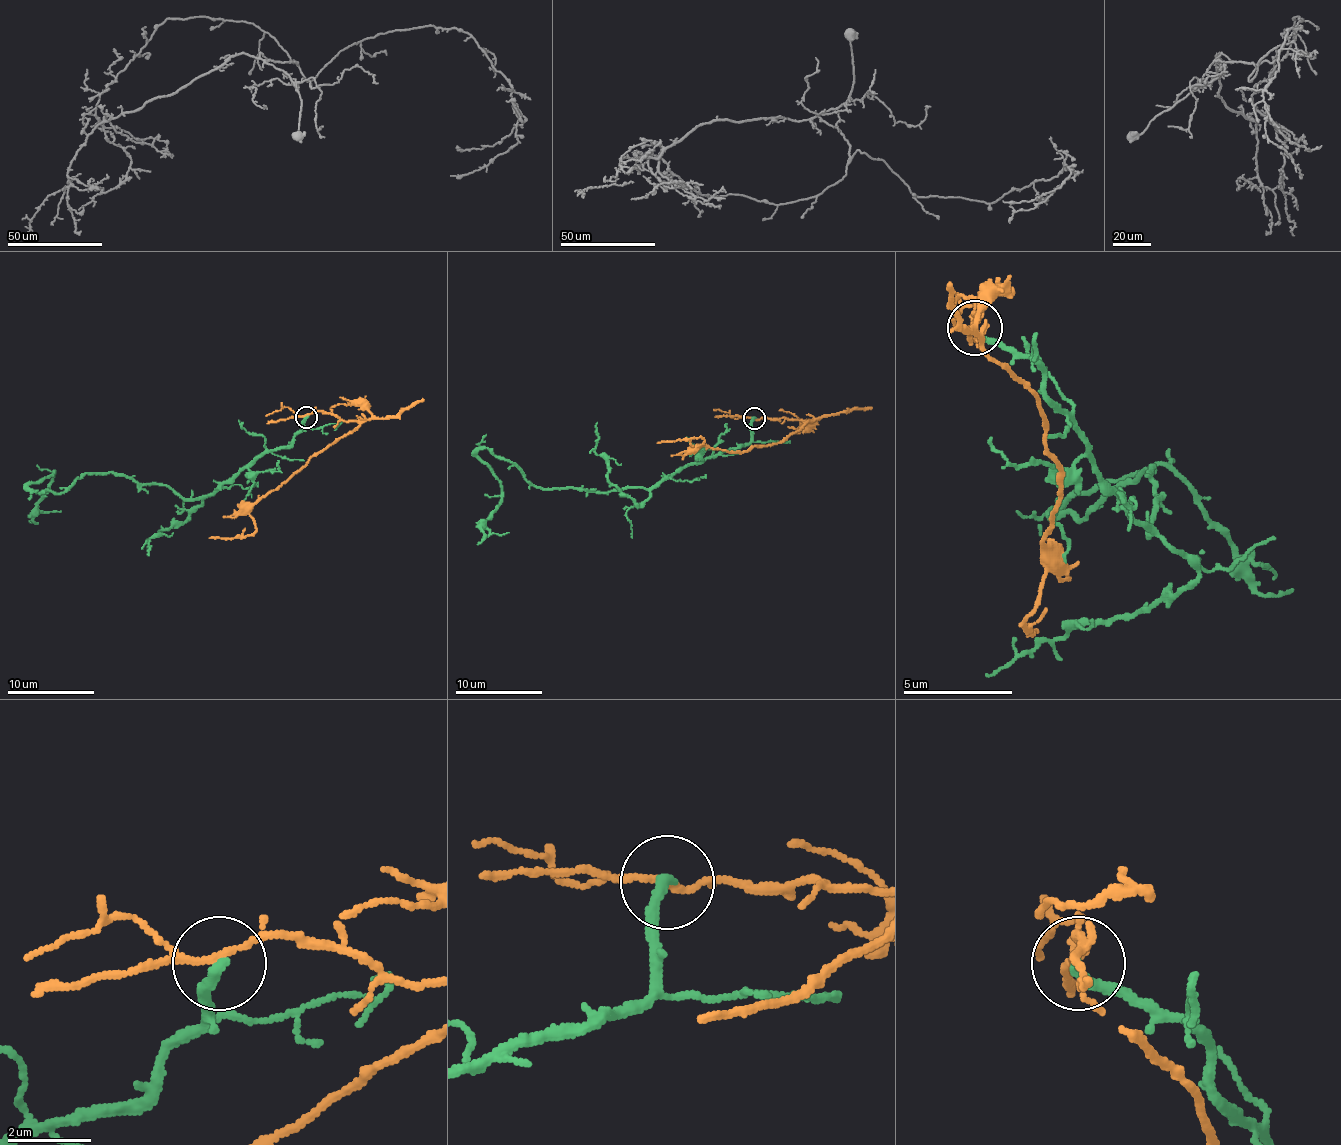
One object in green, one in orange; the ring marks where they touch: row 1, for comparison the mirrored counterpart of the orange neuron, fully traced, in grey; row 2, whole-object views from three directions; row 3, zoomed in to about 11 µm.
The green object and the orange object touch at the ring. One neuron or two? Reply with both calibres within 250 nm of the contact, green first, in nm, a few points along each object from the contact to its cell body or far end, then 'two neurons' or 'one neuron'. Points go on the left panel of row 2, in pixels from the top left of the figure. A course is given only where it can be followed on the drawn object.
280 nm thick on the green side, 140 nm on the other; green runs (305, 416), (286, 447), (255, 455), (198, 497), (92, 473), (61, 492), (28, 486), (52, 471), (28, 521); orange runs (305, 416), (327, 412), (358, 425), (257, 501), (251, 510), (255, 529), (251, 534), (209, 538); two neurons

